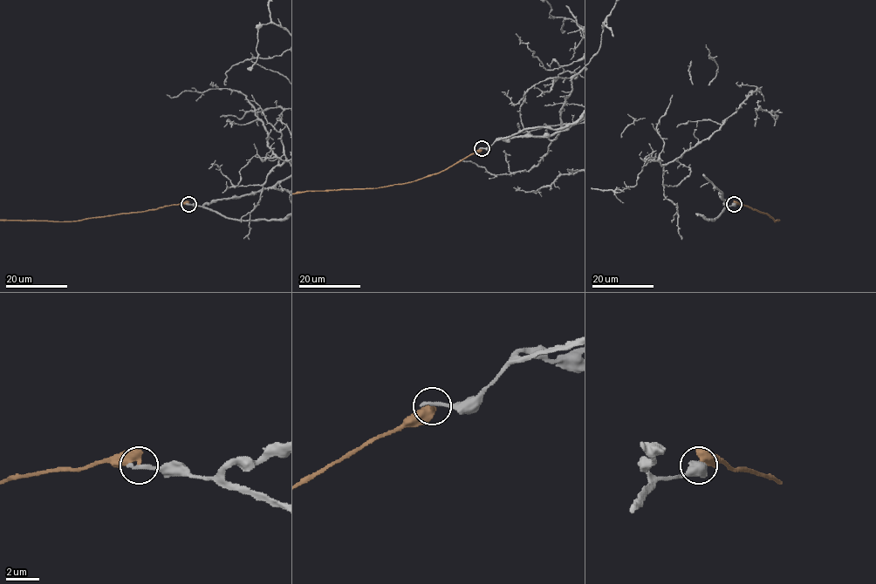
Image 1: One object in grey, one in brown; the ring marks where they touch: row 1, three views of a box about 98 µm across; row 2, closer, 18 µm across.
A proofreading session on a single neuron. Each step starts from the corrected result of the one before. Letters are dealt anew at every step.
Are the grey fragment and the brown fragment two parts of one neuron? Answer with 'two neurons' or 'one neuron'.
two neurons

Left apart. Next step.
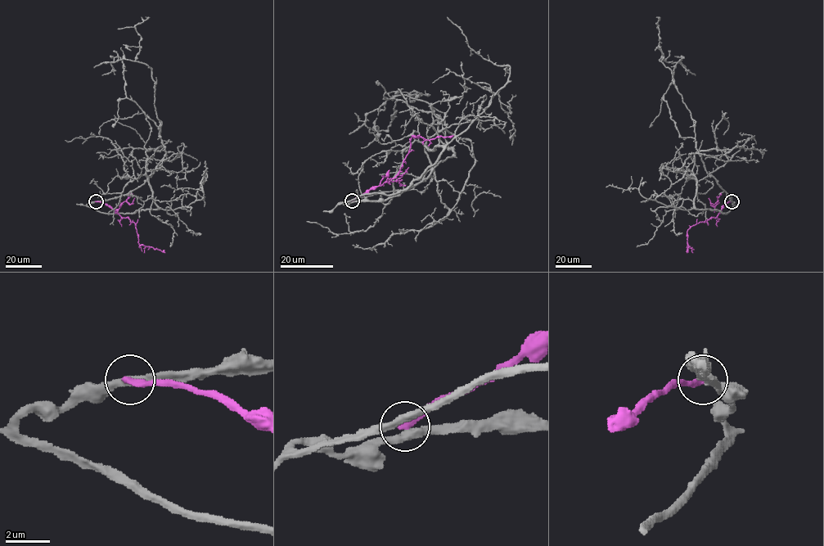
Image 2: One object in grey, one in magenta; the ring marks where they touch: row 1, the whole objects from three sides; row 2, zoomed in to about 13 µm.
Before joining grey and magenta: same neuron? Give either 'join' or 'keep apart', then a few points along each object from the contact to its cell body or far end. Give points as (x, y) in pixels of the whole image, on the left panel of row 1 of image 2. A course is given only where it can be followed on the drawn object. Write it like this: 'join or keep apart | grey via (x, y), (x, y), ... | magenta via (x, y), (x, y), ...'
keep apart | grey via (96, 201), (87, 205), (106, 214), (157, 209), (146, 174), (146, 151), (162, 146), (96, 153) | magenta via (96, 201), (106, 204), (122, 217), (133, 222), (140, 245), (165, 253)

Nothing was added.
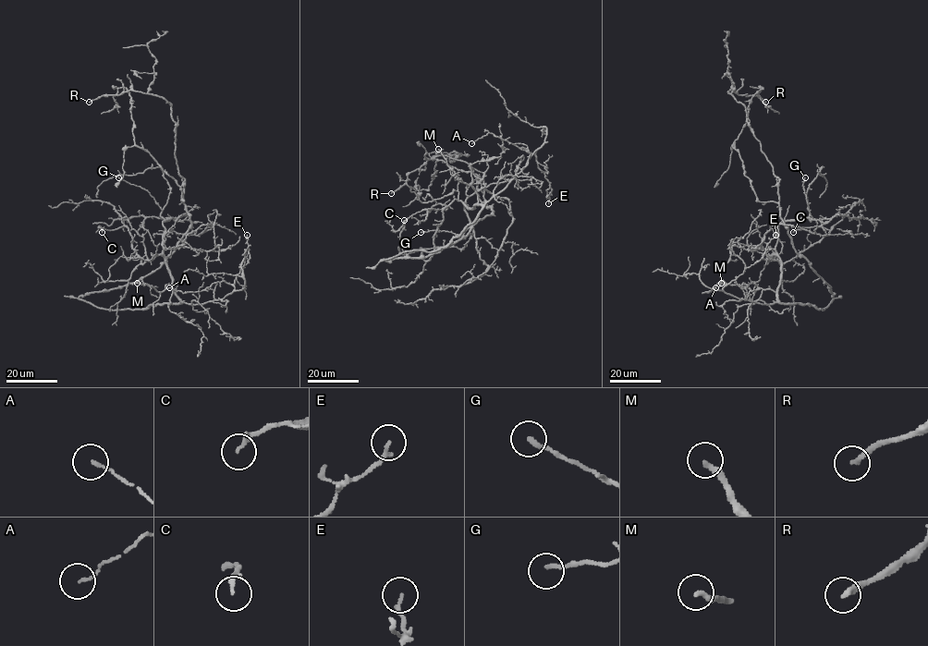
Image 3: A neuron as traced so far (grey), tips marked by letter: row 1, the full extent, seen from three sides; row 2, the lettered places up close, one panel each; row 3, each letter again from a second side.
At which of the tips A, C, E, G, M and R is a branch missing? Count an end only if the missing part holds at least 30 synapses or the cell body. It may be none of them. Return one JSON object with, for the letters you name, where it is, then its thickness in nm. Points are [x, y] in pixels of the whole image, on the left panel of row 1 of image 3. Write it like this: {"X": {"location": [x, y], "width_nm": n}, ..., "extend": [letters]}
{"R": {"location": [89, 102], "width_nm": 220}, "extend": ["R"]}

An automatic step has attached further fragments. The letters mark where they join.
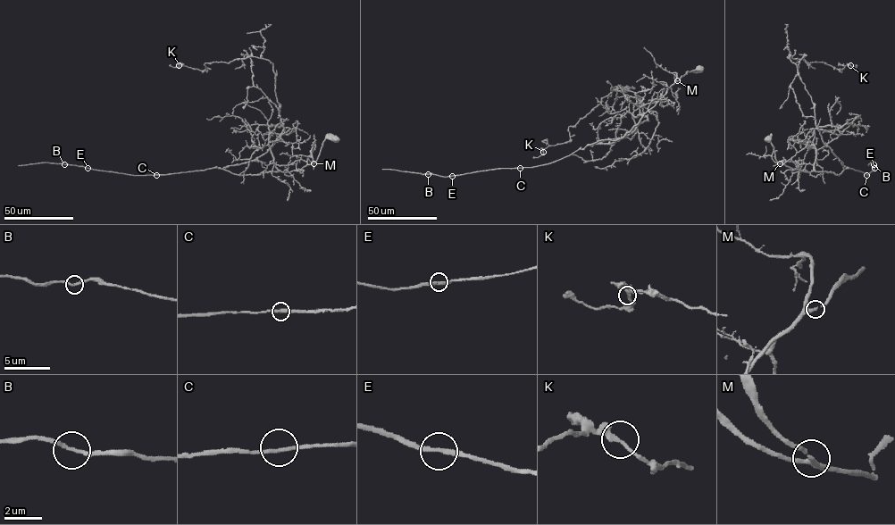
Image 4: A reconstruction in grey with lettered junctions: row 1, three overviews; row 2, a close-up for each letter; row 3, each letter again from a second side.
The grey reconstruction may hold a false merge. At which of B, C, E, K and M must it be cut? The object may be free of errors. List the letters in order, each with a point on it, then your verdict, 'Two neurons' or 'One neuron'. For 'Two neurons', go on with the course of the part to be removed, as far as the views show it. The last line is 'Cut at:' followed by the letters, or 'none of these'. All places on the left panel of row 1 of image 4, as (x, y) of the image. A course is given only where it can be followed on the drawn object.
B: Place: (64, 164). One neuron
C: Place: (156, 175). One neuron
E: Place: (87, 168). One neuron
K: Place: (179, 65). One neuron
M: Place: (313, 163). One neuron
Cut at: none of these

